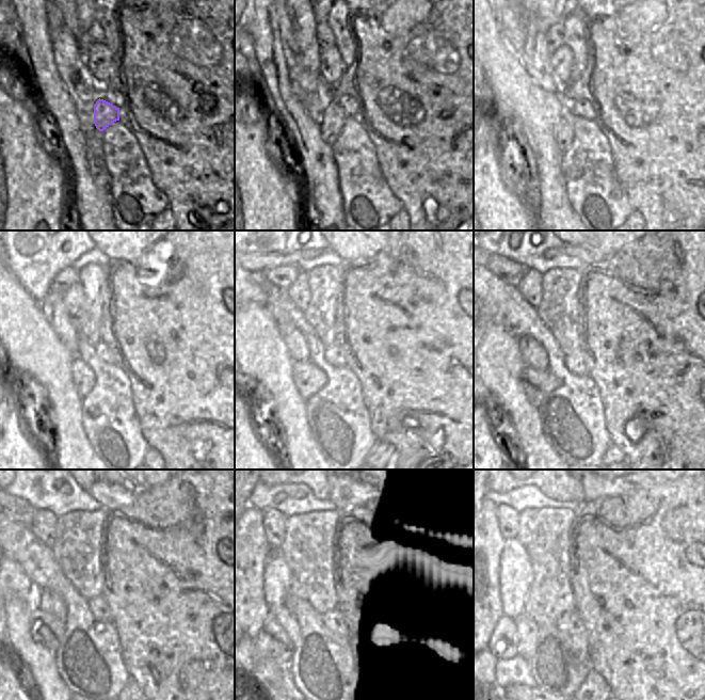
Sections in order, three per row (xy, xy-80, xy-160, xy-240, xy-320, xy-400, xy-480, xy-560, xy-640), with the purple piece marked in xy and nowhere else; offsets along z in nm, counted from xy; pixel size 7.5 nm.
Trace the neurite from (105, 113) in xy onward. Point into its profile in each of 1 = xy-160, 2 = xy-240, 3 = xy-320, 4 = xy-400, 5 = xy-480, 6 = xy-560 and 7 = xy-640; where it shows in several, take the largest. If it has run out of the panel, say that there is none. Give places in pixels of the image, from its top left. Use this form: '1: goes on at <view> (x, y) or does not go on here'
1: goes on at xy-160 (563, 132)
2: goes on at xy-240 (83, 378)
3: goes on at xy-320 (308, 379)
4: goes on at xy-400 (538, 384)
5: goes on at xy-480 (46, 629)
6: goes on at xy-560 (271, 641)
7: goes on at xy-640 (503, 642)

